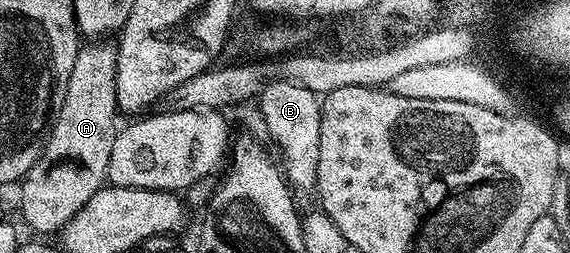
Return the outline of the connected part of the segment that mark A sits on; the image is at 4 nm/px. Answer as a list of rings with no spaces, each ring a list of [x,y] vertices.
[[[99,39],[87,43],[80,48],[77,59],[73,59],[73,71],[69,71],[69,83],[65,91],[65,99],[61,103],[61,111],[57,111],[57,119],[51,128],[51,134],[43,143],[43,153],[33,163],[21,182],[23,190],[19,193],[19,213],[23,221],[32,229],[32,234],[58,234],[93,199],[93,195],[104,188],[107,181],[109,154],[113,152],[113,139],[117,132],[117,48],[110,45],[110,40]]]

